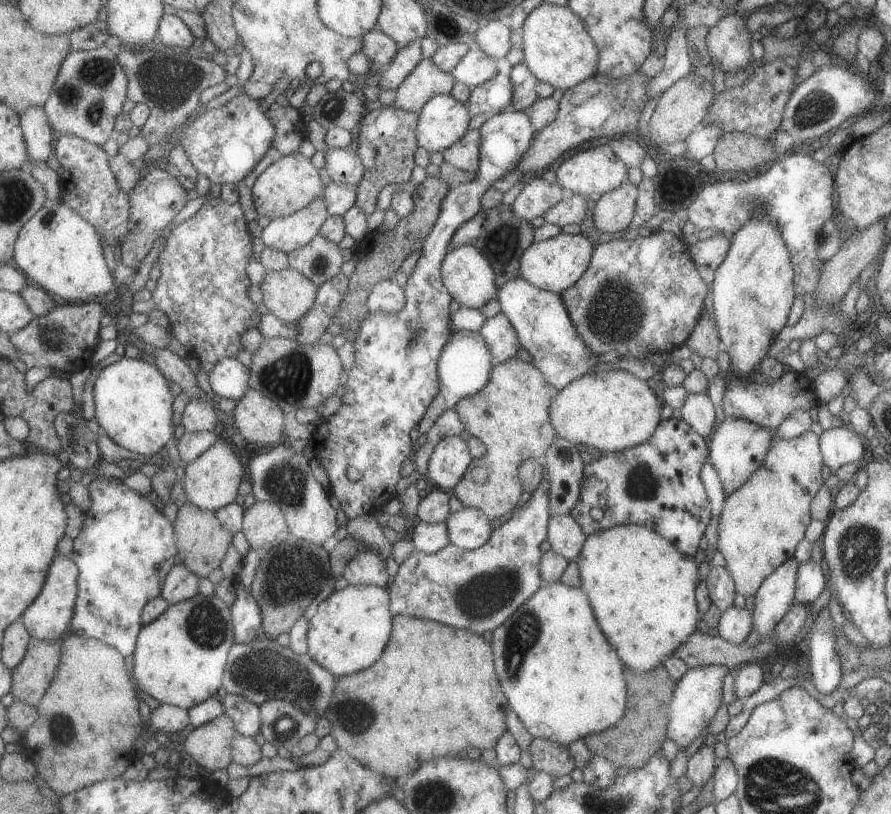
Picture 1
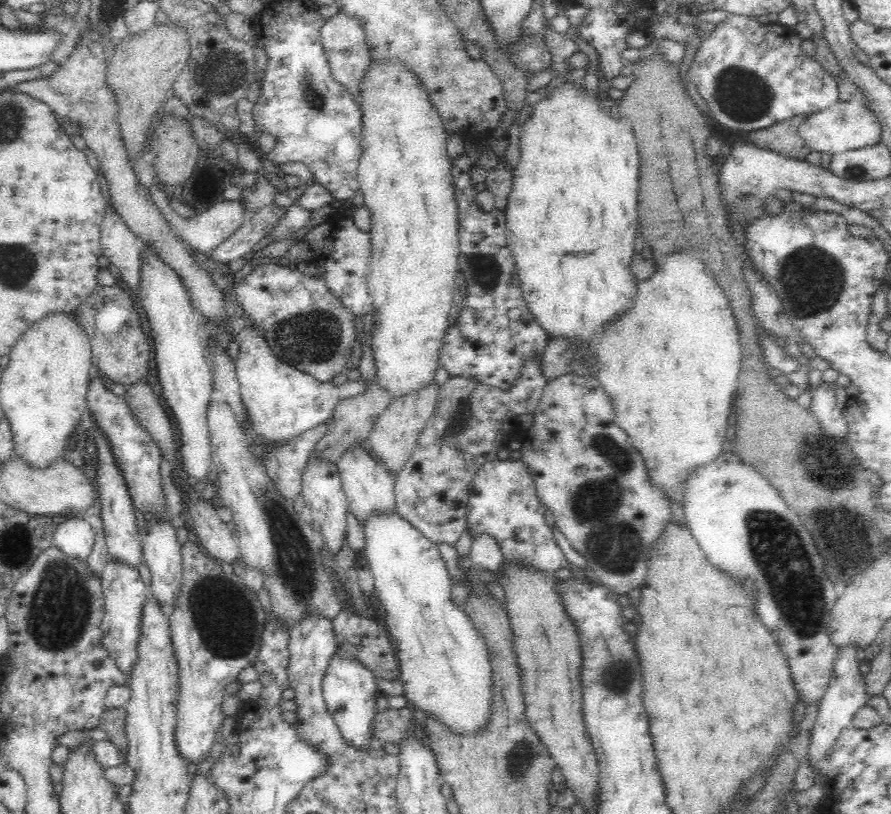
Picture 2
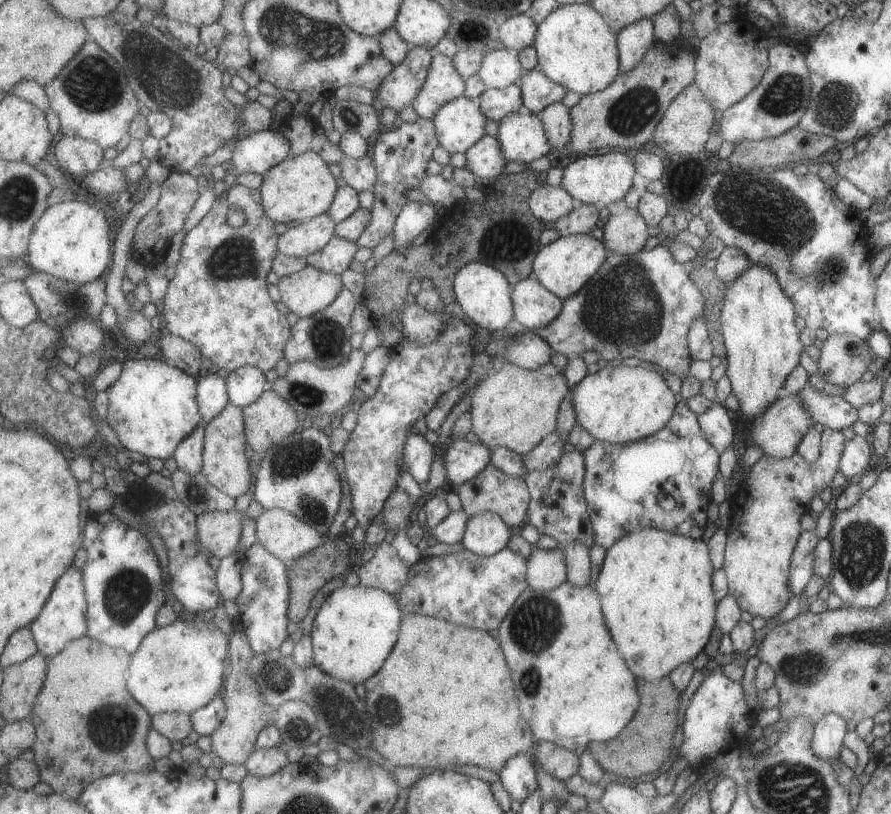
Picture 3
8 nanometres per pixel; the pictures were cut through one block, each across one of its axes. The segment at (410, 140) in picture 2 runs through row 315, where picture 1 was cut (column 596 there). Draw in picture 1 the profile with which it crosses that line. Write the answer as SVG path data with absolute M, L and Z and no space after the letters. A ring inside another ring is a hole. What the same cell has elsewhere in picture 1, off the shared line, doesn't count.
M589 372L560 391L551 405L551 418L559 437L575 444L597 448L601 453L621 452L646 442L660 421L659 398L645 380L625 372Z

